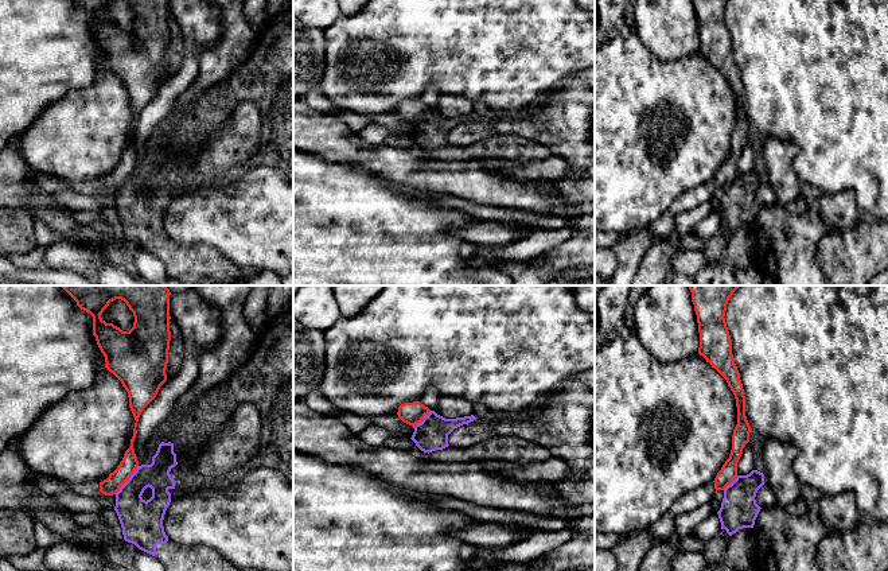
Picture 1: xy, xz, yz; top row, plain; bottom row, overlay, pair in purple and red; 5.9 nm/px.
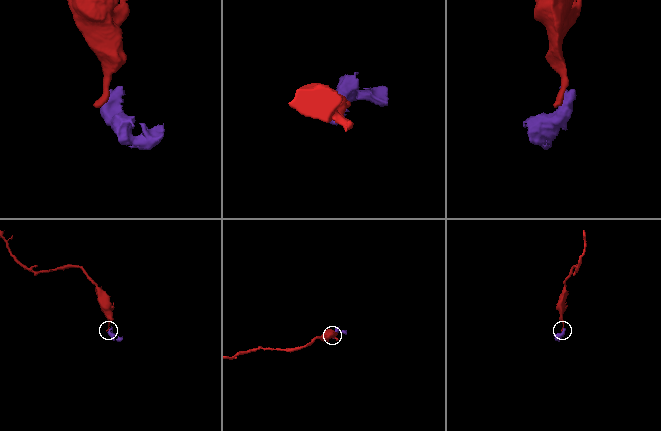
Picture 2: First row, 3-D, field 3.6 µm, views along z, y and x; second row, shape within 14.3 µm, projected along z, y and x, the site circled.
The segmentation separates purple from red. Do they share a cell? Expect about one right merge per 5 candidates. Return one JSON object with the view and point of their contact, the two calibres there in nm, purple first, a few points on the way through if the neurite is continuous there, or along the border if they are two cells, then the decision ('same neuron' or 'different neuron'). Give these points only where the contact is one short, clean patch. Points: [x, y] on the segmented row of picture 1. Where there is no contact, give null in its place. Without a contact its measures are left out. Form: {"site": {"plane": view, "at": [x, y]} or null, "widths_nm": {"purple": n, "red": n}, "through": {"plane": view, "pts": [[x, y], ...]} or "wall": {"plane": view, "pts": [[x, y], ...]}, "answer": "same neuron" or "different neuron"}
{"site": {"plane": "xy", "at": [128, 480]}, "widths_nm": {"purple": 240, "red": 110}, "wall": {"plane": "xy", "pts": [[137, 465], [129, 478], [115, 493]]}, "answer": "different neuron"}

